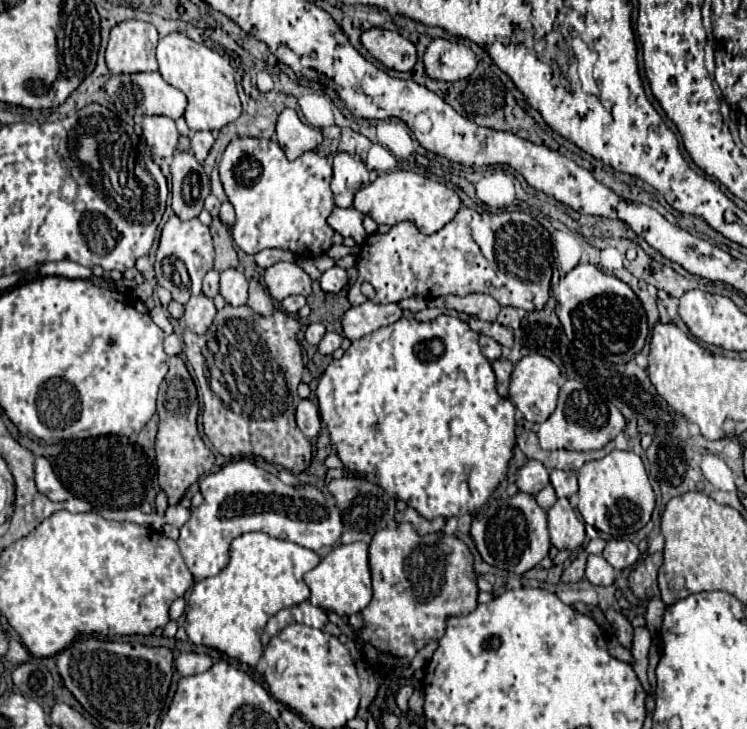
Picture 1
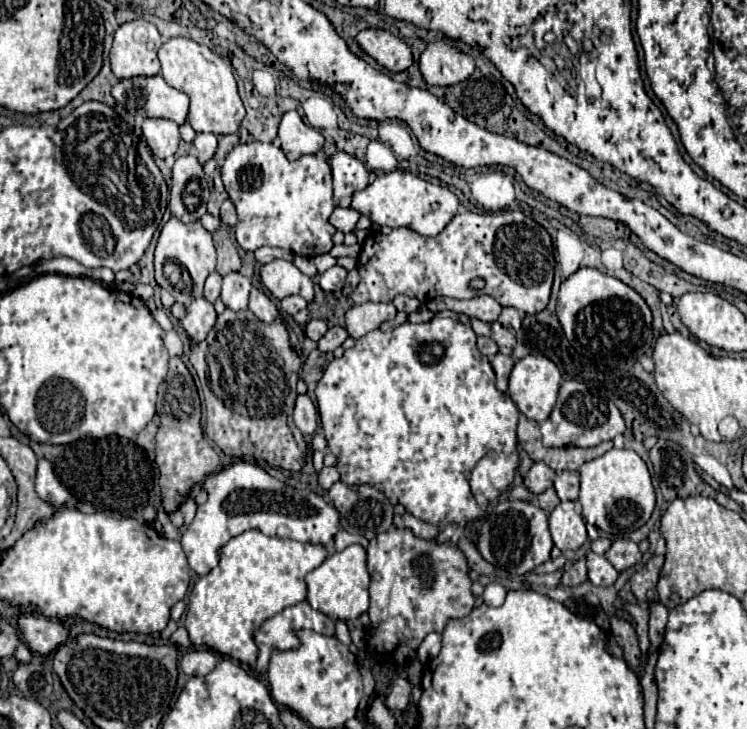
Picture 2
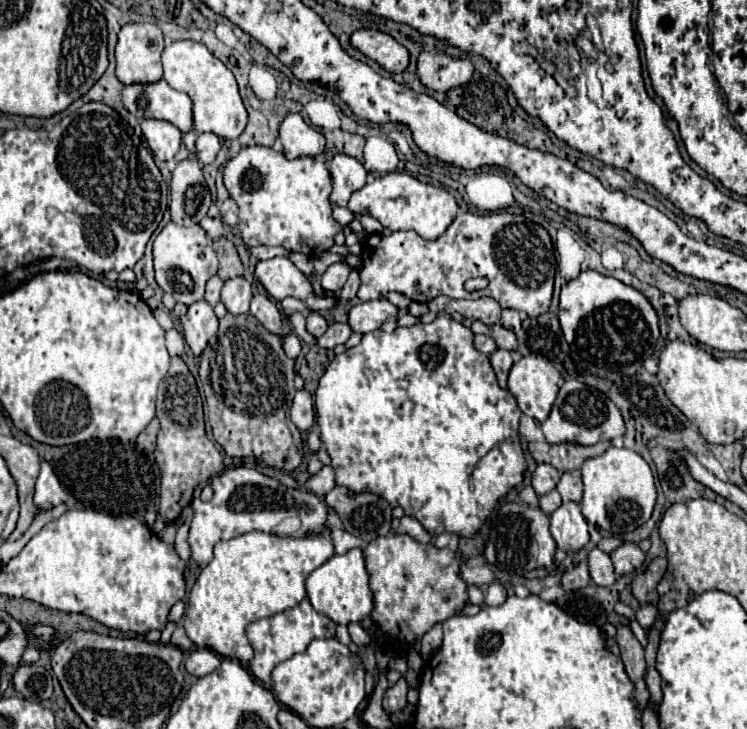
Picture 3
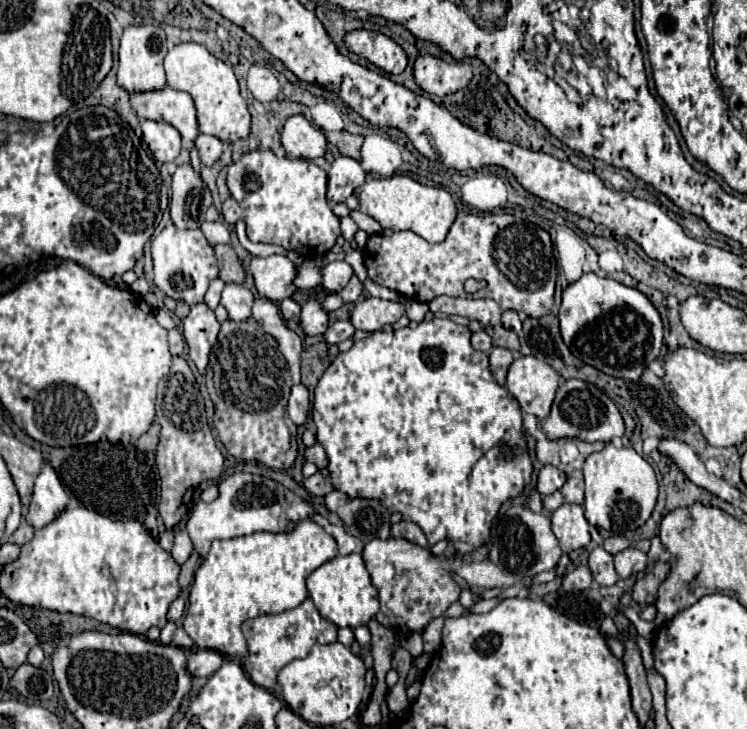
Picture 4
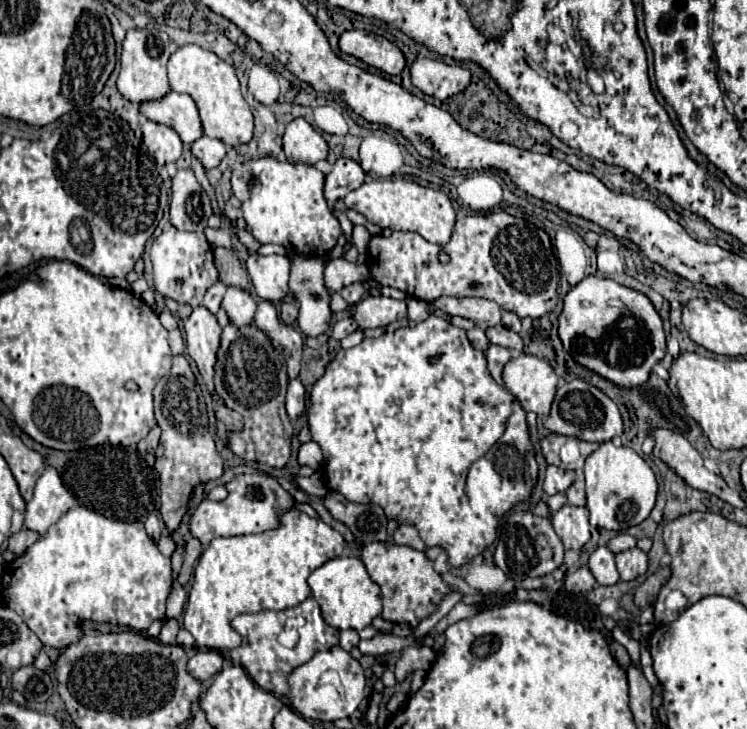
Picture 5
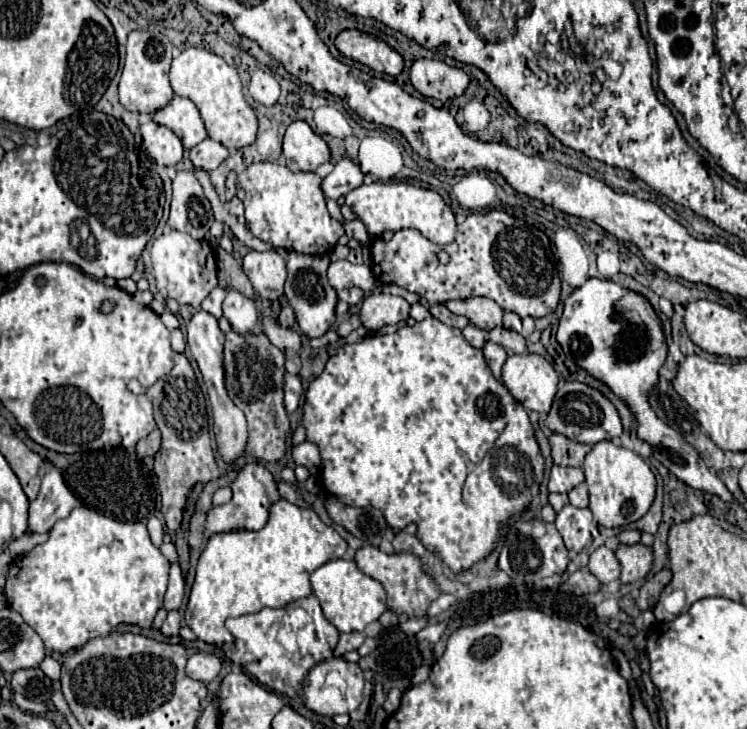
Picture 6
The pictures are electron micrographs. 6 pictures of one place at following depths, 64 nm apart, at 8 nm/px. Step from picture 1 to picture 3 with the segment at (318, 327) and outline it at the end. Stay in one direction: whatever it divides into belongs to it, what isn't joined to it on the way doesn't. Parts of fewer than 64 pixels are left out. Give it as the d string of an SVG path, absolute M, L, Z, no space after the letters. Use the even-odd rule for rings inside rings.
M310 310L310 312L306 314L306 330L308 330L312 336L322 336L322 334L326 332L326 328L328 328L328 324L326 324L324 316L320 316L320 314L314 312L314 310Z

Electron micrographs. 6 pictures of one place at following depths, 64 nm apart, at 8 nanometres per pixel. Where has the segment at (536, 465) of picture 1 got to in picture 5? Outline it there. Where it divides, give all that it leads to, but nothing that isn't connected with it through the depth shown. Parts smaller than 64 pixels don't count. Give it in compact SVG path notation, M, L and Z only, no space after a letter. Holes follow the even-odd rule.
M548 466L546 478L544 478L544 492L548 496L566 492L572 486L572 480L576 480L576 474L572 470L562 470L558 466Z

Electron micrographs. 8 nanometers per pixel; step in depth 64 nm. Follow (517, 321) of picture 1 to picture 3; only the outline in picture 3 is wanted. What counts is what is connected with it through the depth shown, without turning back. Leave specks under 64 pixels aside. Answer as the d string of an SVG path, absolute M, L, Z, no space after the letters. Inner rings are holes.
M503 309L500 319L501 324L507 328L513 330L517 335L522 334L522 319L519 316L519 312L514 309Z

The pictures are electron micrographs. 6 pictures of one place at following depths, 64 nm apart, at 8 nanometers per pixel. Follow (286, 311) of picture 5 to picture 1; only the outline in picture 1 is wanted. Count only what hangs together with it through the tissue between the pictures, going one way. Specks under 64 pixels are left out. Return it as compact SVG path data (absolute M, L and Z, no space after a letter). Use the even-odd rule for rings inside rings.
M288 296L288 298L282 300L282 308L286 312L290 312L290 314L296 314L304 304L306 304L306 298L304 296Z

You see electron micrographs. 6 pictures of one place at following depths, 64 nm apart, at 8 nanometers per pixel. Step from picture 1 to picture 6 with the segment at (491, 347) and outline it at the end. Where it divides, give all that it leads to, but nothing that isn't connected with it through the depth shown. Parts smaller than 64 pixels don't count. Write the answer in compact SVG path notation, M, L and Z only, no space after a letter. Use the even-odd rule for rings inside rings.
M468 324L468 326L462 330L462 334L464 334L464 338L466 338L472 346L476 346L476 348L482 348L482 346L484 346L484 342L486 342L484 332L482 332L480 328L472 326L472 324Z

